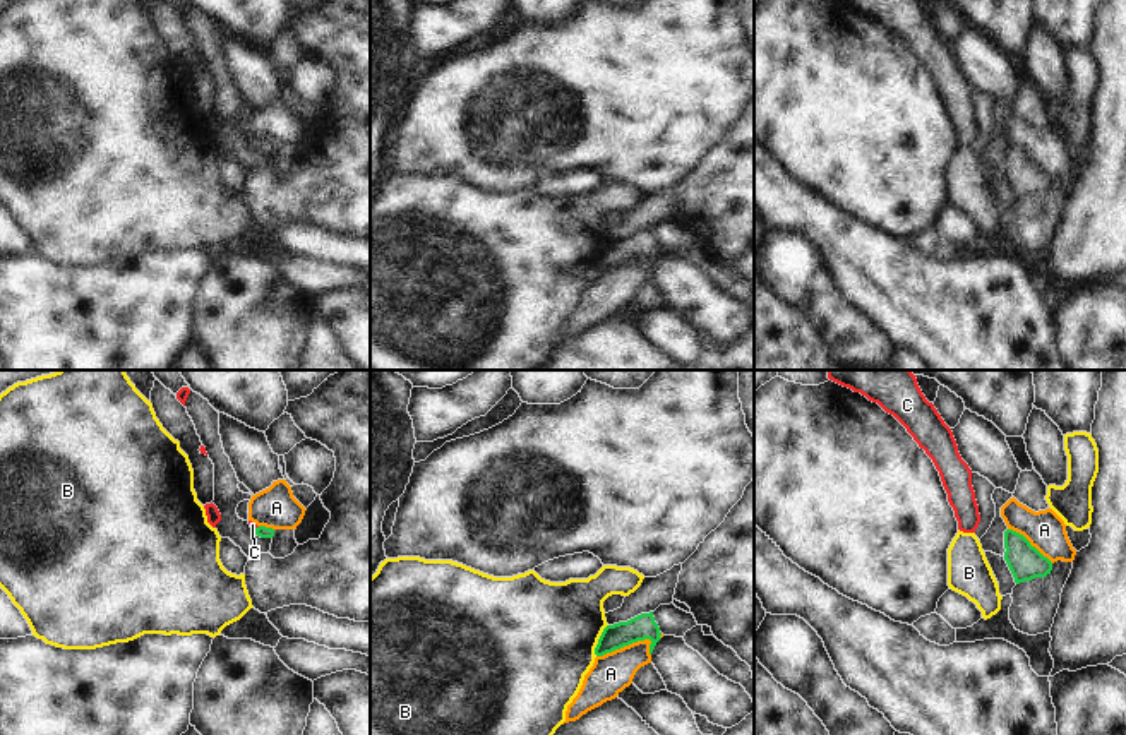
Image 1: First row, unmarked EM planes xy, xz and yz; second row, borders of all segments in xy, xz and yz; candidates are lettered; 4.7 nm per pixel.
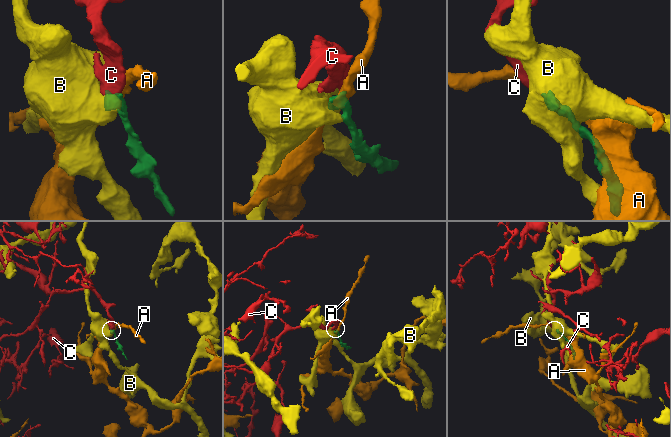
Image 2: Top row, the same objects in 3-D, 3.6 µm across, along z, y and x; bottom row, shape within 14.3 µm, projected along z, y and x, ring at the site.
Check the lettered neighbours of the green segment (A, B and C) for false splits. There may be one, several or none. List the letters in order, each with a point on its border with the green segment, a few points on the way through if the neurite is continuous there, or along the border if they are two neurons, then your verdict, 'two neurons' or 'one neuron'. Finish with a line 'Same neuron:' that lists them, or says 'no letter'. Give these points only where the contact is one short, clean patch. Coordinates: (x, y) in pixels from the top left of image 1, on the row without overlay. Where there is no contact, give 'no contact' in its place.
A: contact xz (624, 261); border xz (652, 257), (633, 257), (597, 273); two neurons
B: contact xz (598, 256); border xz (607, 240), (595, 271); two neurons
C: contact xy (256, 144); way xy (263, 148), (256, 144), (252, 141); one neuron
Same neuron: C

